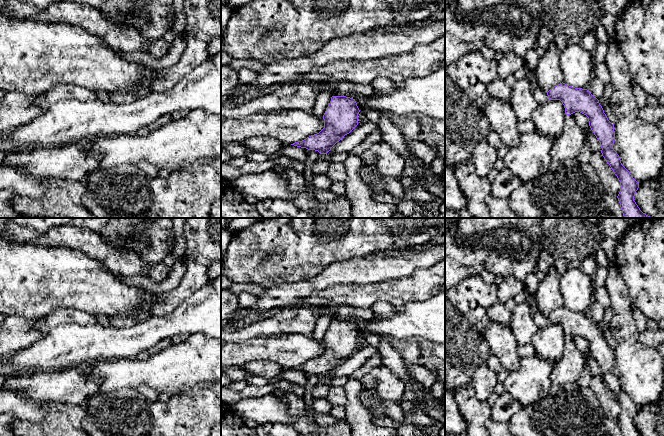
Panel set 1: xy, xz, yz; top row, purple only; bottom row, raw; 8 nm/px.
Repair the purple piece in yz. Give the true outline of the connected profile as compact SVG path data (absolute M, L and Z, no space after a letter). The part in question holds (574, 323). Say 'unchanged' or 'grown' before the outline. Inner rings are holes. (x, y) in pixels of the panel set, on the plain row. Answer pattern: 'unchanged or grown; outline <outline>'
grown; outline M527 295L525 302L530 306L539 328L547 327L549 324L560 324L566 339L580 336L588 341L589 350L600 366L602 380L620 405L621 412L617 422L622 436L642 436L634 425L639 407L622 389L619 379L613 373L614 348L608 344L599 324L587 313L575 312L563 306L545 316L539 311L535 297Z

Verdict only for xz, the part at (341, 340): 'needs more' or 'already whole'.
needs more

